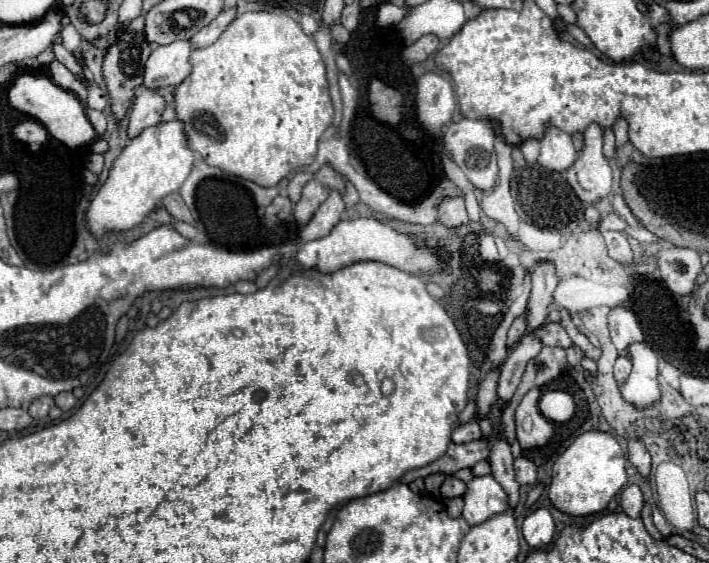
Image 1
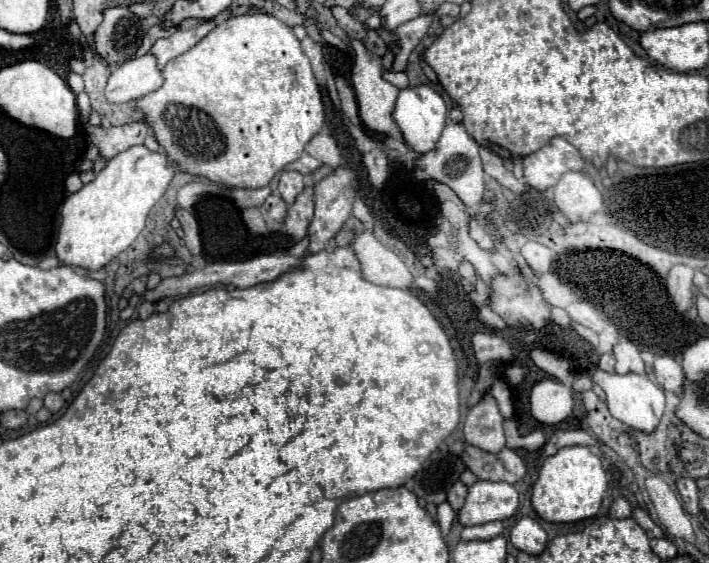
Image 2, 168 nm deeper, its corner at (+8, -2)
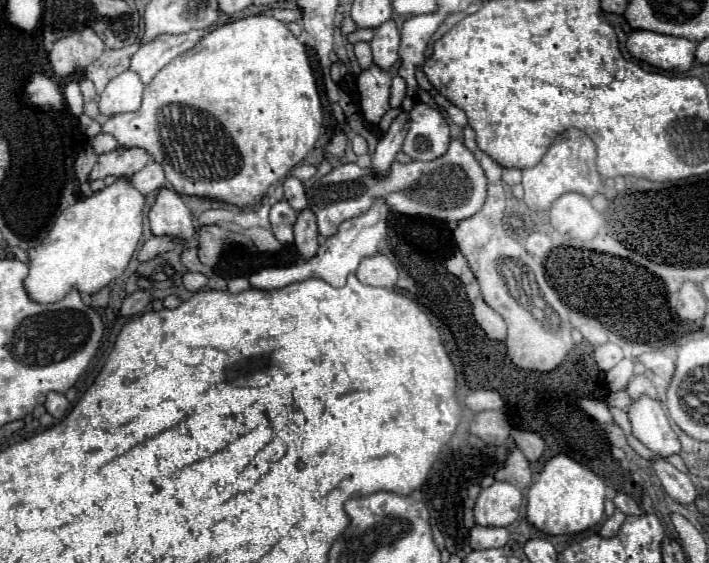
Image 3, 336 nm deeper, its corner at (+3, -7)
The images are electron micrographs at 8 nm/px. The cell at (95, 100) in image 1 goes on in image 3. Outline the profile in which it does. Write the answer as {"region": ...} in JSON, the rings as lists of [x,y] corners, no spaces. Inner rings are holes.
{"region":[[[255,14],[255,16],[245,16],[245,18],[239,18],[239,20],[233,20],[233,22],[227,22],[227,24],[213,28],[207,36],[201,38],[201,42],[197,46],[193,46],[189,52],[185,52],[185,54],[177,56],[173,62],[169,62],[147,84],[145,94],[143,94],[143,104],[137,112],[115,114],[101,126],[101,130],[107,134],[113,134],[113,138],[117,138],[117,142],[123,146],[145,148],[153,160],[163,164],[165,176],[171,182],[171,186],[175,188],[175,192],[189,194],[189,196],[219,198],[219,200],[225,200],[229,204],[235,204],[235,206],[249,206],[249,204],[255,204],[257,200],[261,200],[261,196],[275,184],[275,180],[285,178],[291,172],[291,168],[295,168],[299,162],[303,162],[303,158],[313,150],[315,142],[319,140],[321,126],[323,126],[323,108],[321,108],[315,76],[311,70],[305,46],[277,18]]]}

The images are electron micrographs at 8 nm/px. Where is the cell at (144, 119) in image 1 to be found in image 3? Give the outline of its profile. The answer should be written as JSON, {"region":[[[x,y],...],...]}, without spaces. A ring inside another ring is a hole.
{"region":[[[119,146],[117,150],[101,154],[97,158],[89,180],[97,180],[105,176],[125,176],[125,174],[129,176],[139,172],[147,162],[149,162],[147,150],[141,150],[139,146],[133,146],[133,148]]]}

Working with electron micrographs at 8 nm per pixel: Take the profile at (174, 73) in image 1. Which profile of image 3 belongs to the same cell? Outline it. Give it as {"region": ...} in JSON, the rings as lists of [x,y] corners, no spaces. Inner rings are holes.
{"region":[[[125,70],[123,74],[115,76],[101,94],[101,100],[99,100],[101,114],[113,116],[113,114],[121,114],[121,112],[139,110],[141,98],[143,98],[143,94],[141,94],[143,88],[145,88],[145,84],[131,70]]]}

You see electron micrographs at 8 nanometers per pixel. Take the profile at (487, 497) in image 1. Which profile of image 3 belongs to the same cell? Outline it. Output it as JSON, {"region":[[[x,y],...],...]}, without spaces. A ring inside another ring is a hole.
{"region":[[[493,482],[489,488],[483,488],[473,514],[475,524],[481,526],[509,526],[519,516],[523,494],[509,482]]]}

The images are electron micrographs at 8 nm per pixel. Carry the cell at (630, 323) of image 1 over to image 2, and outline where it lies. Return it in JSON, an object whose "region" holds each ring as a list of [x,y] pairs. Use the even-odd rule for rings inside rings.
{"region":[[[620,337],[620,343],[614,347],[614,355],[616,355],[616,373],[618,375],[626,375],[626,373],[644,375],[644,361],[640,359],[638,347],[630,339]]]}

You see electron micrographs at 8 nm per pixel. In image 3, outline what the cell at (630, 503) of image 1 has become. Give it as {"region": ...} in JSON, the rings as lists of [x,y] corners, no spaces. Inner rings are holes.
{"region":[[[615,510],[615,514],[613,514],[613,516],[609,516],[609,518],[607,518],[607,522],[601,526],[601,532],[599,532],[599,534],[601,534],[603,538],[613,536],[613,534],[621,528],[623,520],[625,520],[625,514],[623,514],[623,512],[619,512],[619,510]]]}

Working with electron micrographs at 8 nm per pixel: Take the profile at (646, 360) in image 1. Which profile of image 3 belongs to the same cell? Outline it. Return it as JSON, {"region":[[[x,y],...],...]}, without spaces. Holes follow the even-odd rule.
{"region":[[[639,396],[627,408],[633,436],[659,456],[677,454],[681,444],[669,424],[667,410],[661,400]]]}

